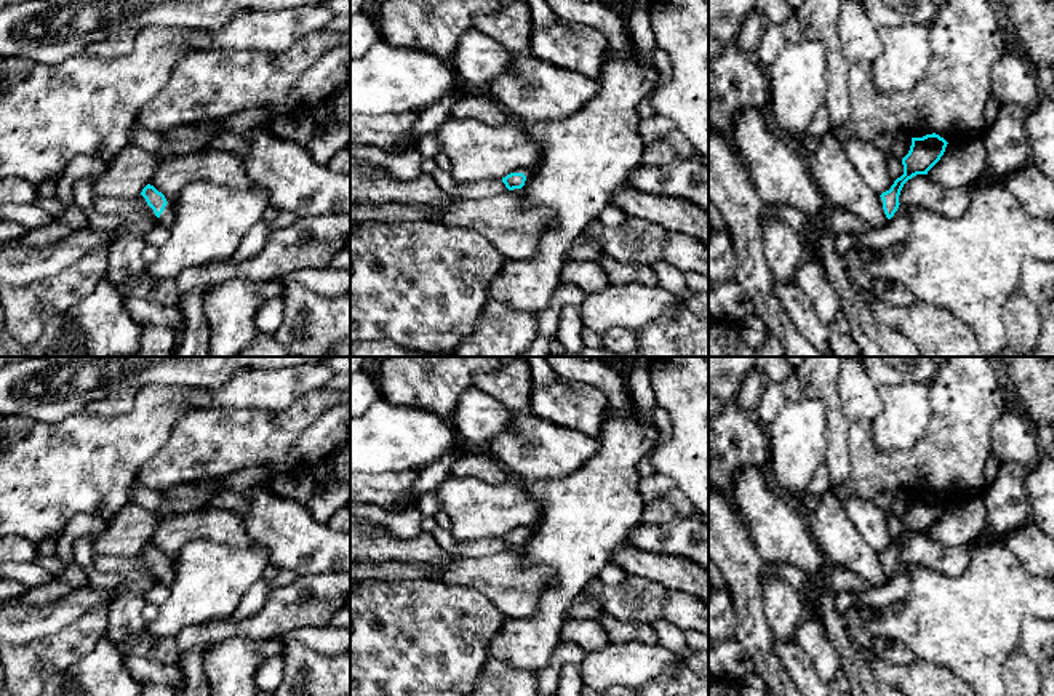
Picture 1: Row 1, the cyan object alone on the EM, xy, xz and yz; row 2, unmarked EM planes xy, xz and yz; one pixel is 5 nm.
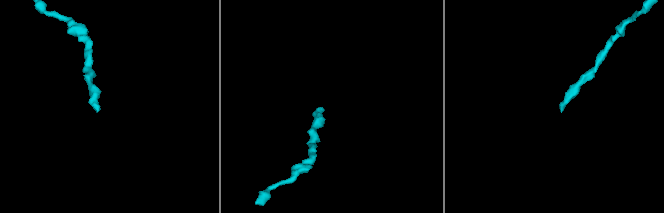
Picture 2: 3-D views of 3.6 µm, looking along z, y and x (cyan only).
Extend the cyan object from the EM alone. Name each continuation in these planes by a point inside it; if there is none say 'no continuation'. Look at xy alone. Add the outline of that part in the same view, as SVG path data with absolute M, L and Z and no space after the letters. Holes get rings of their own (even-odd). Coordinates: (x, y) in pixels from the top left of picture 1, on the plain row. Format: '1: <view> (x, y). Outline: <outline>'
1: xy (165, 576). Outline: M166 562L163 571L158 576L158 581L163 582L165 586L171 586L173 582L173 566Z

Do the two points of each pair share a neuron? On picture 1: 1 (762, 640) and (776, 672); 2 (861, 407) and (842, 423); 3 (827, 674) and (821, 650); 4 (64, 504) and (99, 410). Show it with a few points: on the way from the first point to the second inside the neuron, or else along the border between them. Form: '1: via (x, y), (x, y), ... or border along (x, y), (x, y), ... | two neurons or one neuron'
1: via (762, 648), (768, 664) | one neuron
2: border along (837, 383), (842, 410), (850, 421) | two neurons
3: via (827, 668), (824, 656) | one neuron
4: border along (133, 402), (111, 418), (83, 412) | two neurons

